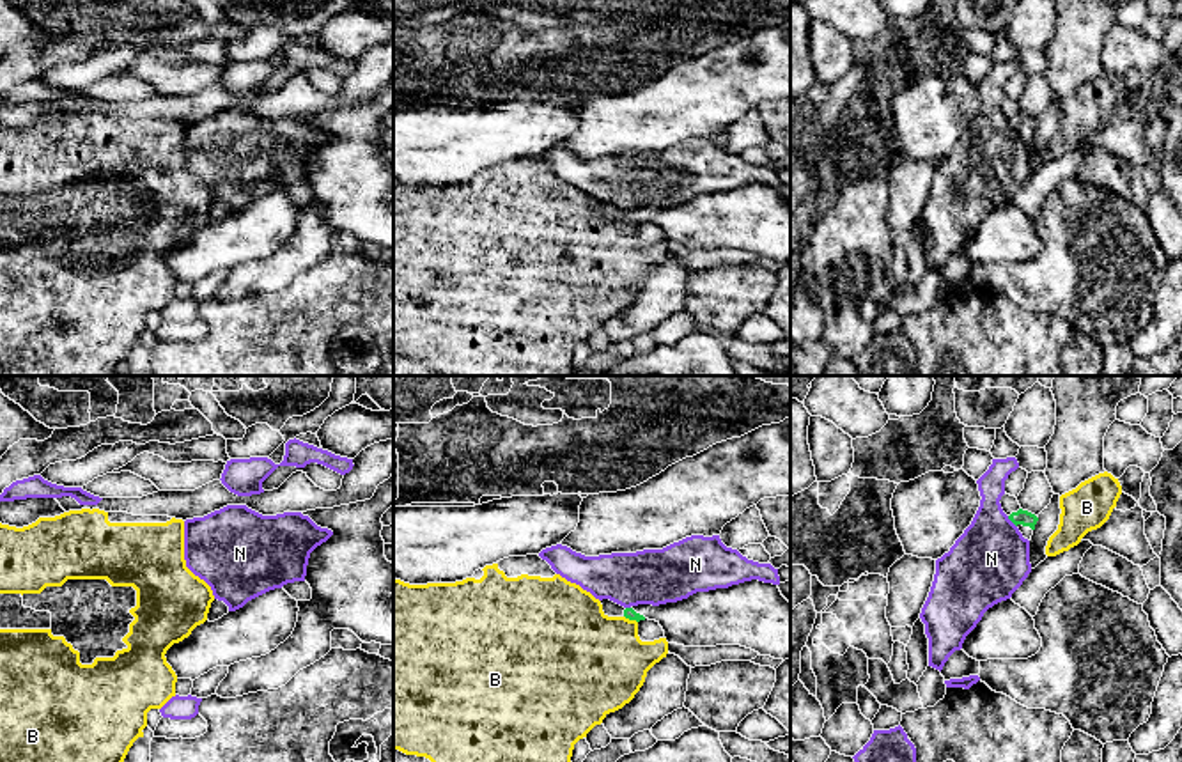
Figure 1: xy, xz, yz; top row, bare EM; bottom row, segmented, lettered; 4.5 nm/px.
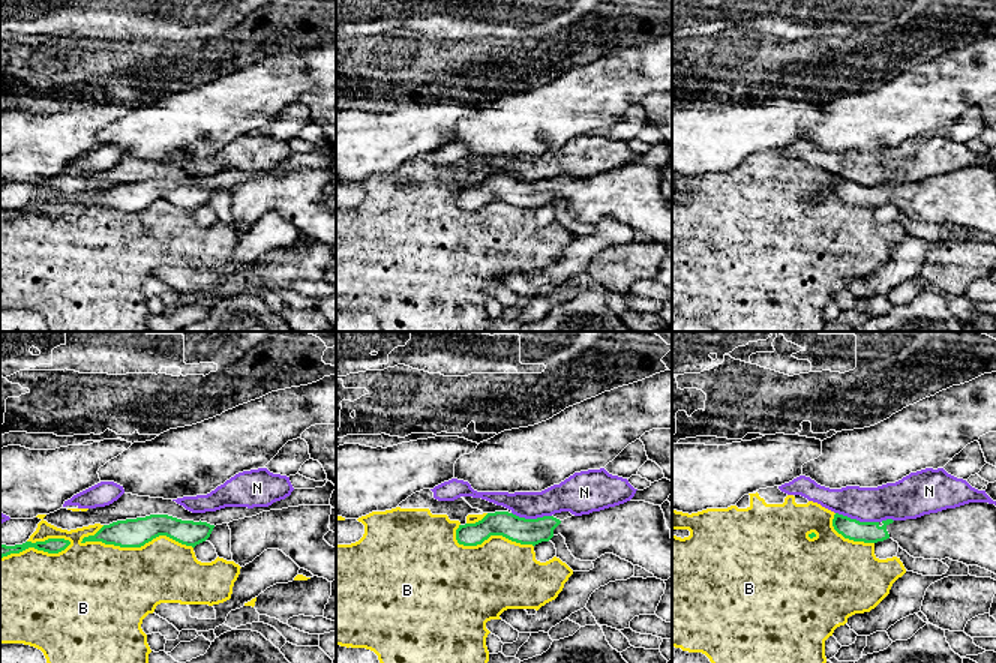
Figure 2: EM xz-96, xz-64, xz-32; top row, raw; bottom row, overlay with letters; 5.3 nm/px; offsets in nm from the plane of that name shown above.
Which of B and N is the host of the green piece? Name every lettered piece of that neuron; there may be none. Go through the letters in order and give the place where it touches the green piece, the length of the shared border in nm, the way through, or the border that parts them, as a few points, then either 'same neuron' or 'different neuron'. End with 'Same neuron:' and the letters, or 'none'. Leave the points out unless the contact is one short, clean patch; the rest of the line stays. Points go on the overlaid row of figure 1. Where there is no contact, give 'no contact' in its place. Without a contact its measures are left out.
B: contact xz (631, 619); length 70 nm; different neuron
N: contact yz (1010, 520); length 70 nm; border yz (1007, 516), (1016, 527); different neuron
Same neuron: none

